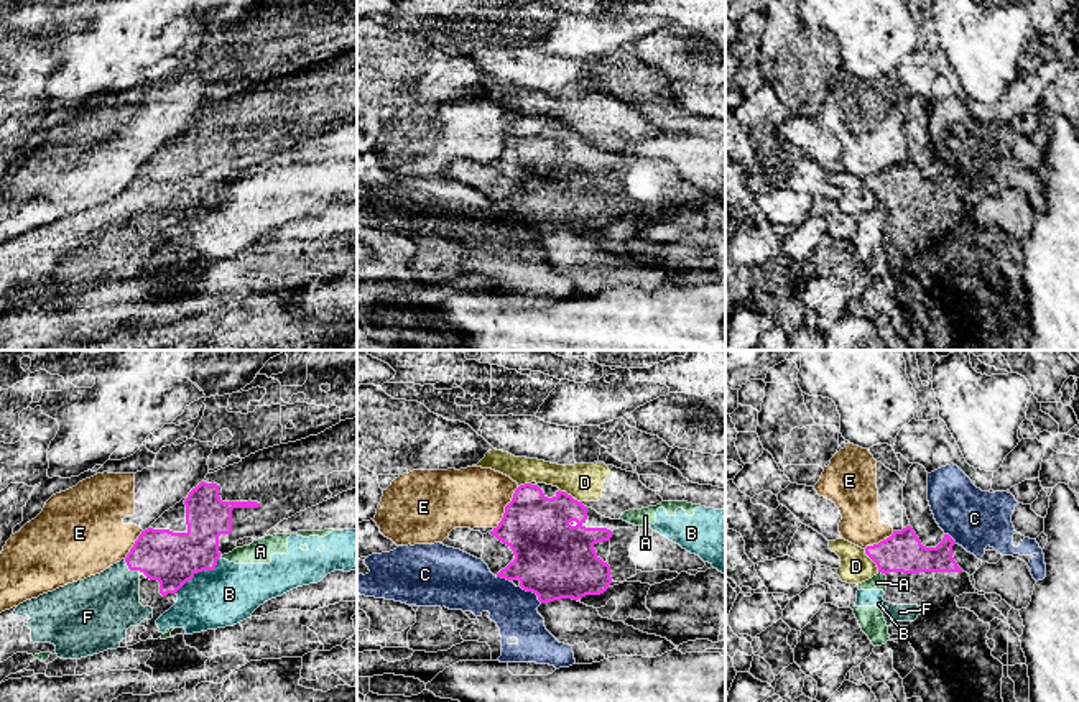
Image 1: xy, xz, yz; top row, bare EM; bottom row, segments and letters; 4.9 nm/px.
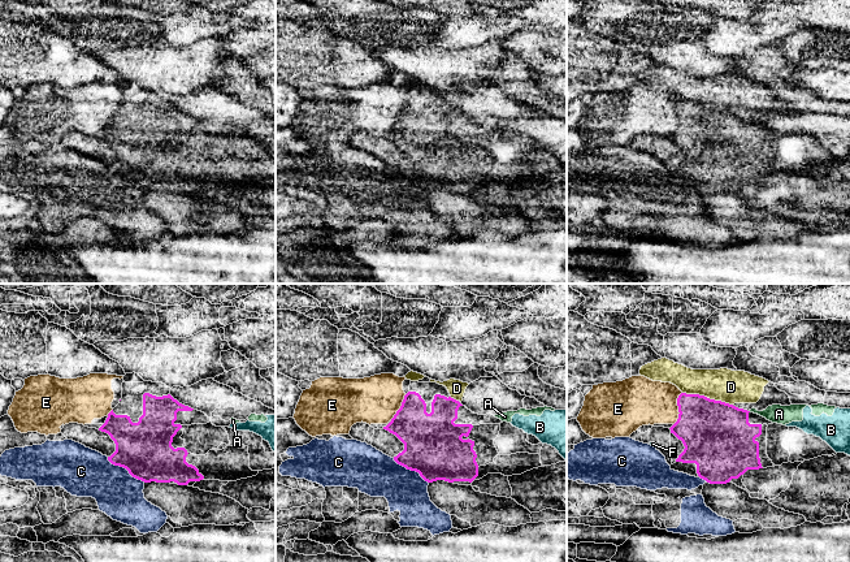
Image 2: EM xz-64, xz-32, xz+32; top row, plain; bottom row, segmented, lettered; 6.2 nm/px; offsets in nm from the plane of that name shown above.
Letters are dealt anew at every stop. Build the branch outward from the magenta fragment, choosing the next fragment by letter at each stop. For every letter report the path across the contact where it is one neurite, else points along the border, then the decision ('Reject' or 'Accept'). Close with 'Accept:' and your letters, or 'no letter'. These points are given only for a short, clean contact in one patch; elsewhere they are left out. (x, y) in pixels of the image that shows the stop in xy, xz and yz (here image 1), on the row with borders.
A: Boundary: yz (879, 571), (885, 576). Reject
B: Boundary: xy (219, 556), (213, 569), (198, 571), (175, 592). Reject
C: Reject
D: Boundary: xz (560, 489), (581, 502). Reject
E: Boundary: xz (518, 487), (505, 507), (502, 520), (494, 528). Reject
F: Path across: xy (170, 558), (142, 558), (130, 569), (114, 595), (101, 609). Accept
Accept: F

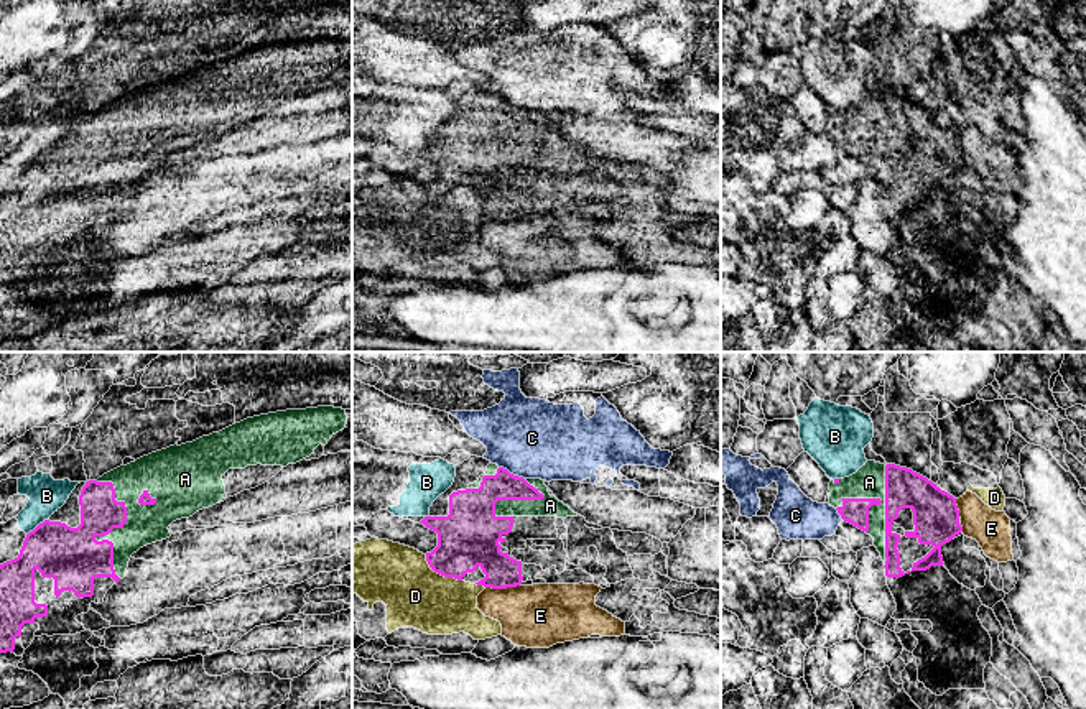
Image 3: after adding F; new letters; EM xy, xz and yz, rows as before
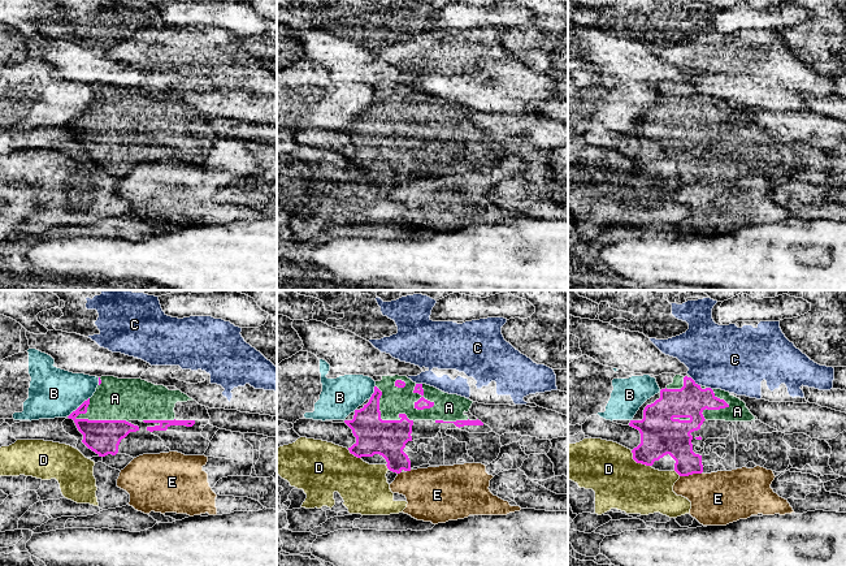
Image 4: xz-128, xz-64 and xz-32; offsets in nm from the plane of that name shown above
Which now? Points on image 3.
A: Accept
B: Reject
C: Boundary: xz (499, 466), (524, 479). Reject
D: Reject
E: Reject
Accept: A

